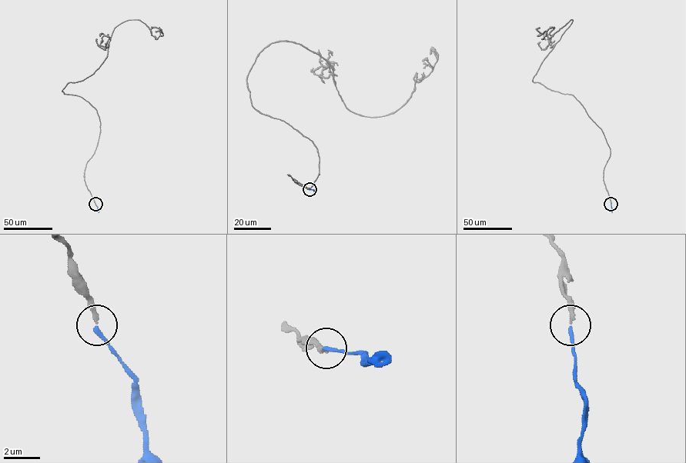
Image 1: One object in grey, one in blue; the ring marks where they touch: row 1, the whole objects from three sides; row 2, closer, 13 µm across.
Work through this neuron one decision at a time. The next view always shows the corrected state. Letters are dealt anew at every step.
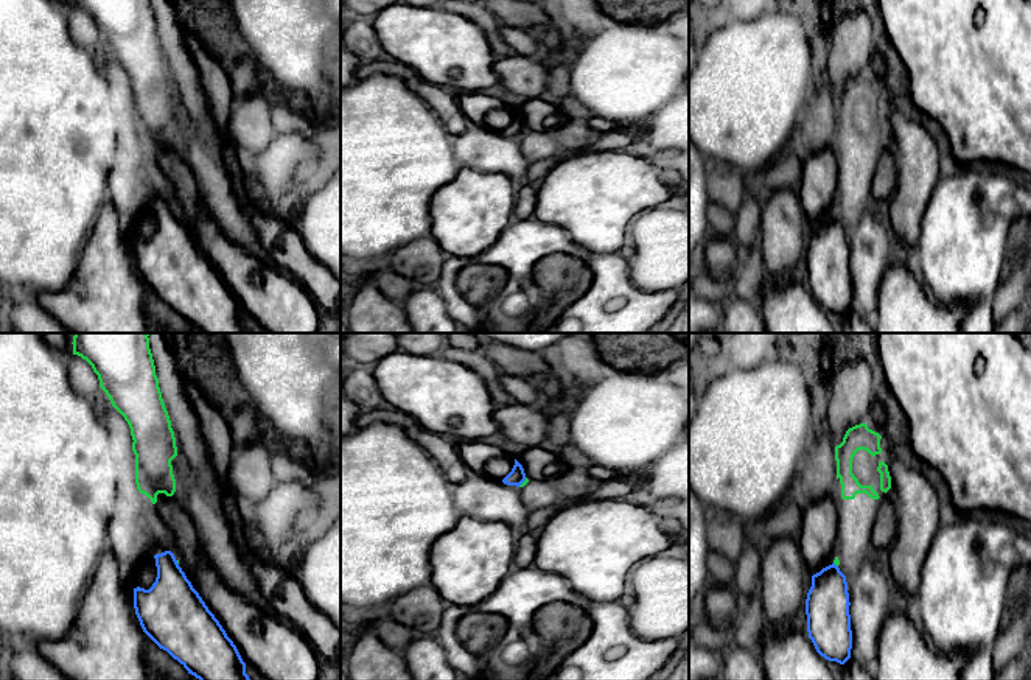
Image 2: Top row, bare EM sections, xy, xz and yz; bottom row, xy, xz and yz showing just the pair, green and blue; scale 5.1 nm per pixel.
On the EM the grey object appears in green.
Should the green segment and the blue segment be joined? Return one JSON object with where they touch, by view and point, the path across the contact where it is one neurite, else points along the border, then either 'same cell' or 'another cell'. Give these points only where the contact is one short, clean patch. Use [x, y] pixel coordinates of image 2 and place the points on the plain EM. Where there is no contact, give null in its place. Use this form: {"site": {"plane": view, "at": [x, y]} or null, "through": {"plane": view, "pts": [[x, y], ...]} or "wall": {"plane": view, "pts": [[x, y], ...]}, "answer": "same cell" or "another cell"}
{"site": {"plane": "xz", "at": [523, 134]}, "wall": {"plane": "xz", "pts": [[526, 129], [518, 137]]}, "answer": "another cell"}

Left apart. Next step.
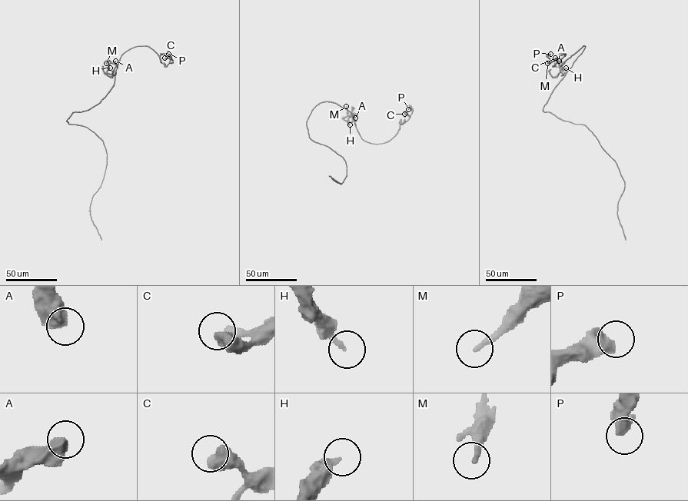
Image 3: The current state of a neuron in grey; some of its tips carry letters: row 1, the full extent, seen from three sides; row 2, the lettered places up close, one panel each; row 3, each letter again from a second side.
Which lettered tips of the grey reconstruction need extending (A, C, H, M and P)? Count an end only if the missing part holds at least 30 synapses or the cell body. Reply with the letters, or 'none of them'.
none of them

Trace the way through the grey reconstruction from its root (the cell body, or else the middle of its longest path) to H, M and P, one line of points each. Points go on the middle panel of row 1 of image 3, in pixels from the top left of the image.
H: (314, 108), (321, 102), (336, 103), (353, 115), (355, 124), (353, 120), (347, 121), (350, 124)
M: (314, 108), (321, 102), (336, 103), (353, 115), (355, 124), (353, 120), (347, 121), (350, 117), (346, 106)
P: (314, 108), (337, 104), (374, 144), (395, 135), (408, 109)

